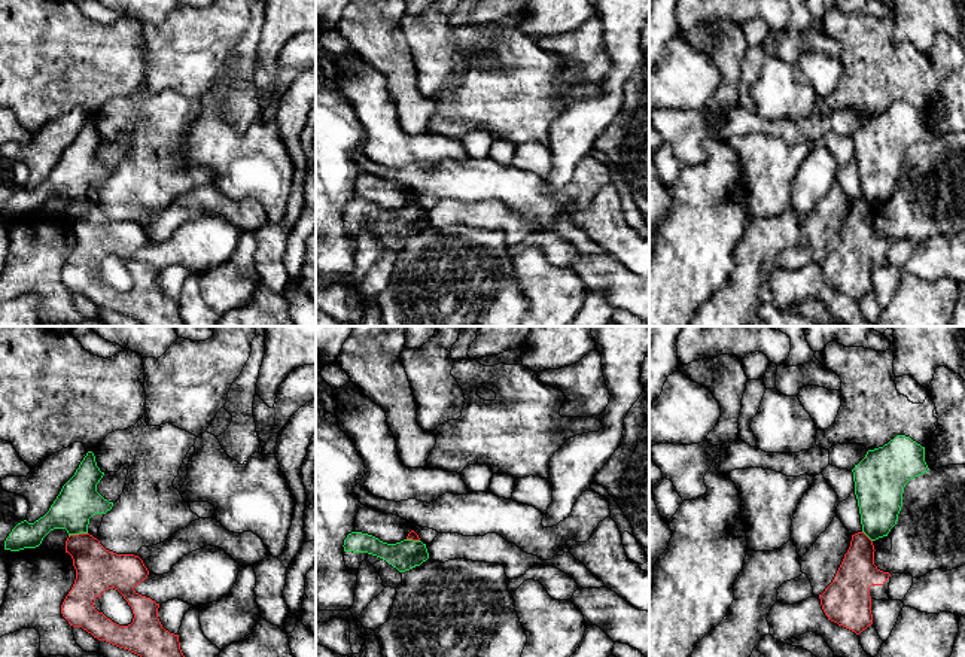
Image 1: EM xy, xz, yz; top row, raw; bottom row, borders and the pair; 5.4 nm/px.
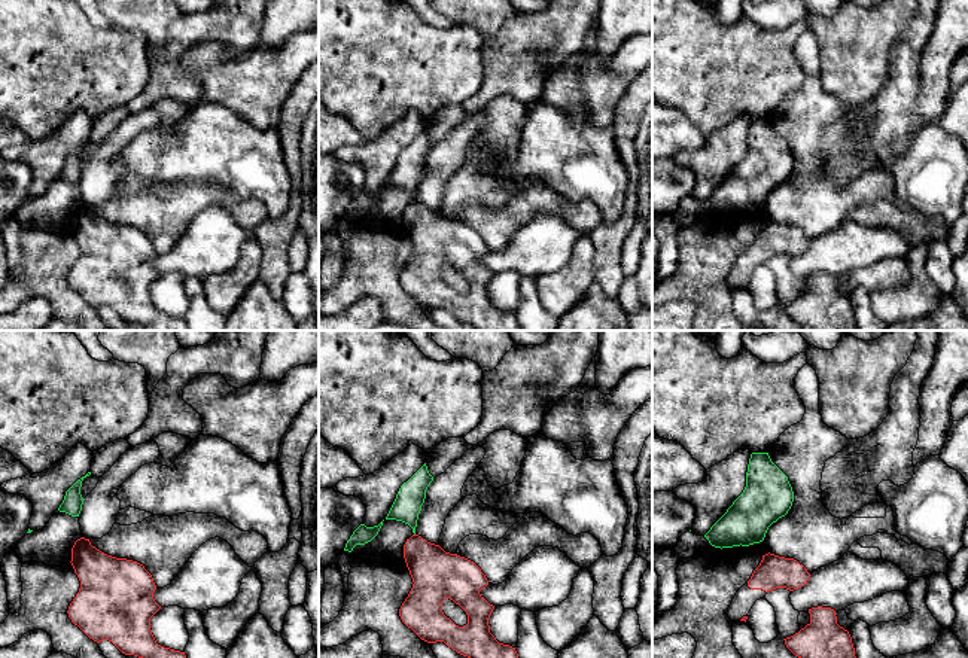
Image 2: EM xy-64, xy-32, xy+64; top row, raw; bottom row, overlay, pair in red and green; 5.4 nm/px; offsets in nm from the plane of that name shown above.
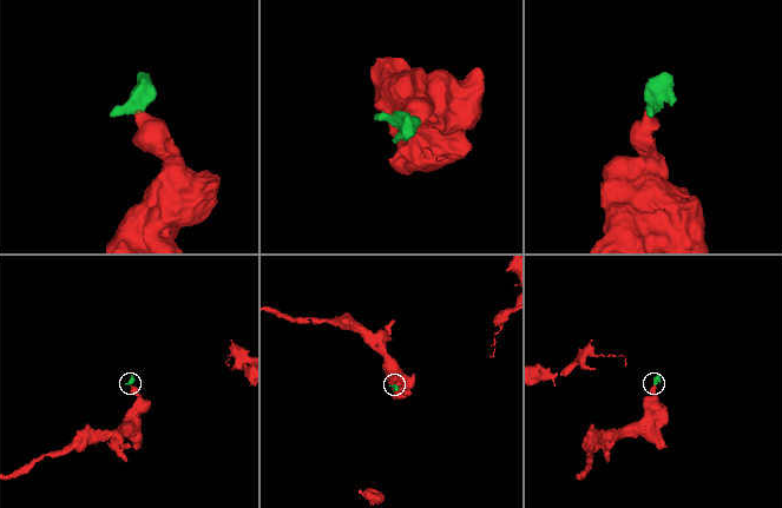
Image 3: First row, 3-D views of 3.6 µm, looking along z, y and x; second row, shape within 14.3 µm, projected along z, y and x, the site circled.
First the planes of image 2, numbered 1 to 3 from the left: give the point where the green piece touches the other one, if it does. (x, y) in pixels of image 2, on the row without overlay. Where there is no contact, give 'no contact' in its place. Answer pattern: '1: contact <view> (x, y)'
1: no contact
2: no contact
3: no contact

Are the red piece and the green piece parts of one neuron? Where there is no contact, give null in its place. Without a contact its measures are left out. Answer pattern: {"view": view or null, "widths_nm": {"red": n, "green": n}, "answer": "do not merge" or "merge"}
{"view": "xy", "widths_nm": {"red": 240, "green": 220}, "answer": "do not merge"}

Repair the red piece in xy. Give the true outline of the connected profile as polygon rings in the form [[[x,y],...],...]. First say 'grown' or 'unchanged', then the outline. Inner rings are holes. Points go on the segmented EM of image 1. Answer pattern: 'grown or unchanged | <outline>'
unchanged | [[[89,533],[70,535],[66,553],[76,569],[74,584],[61,605],[70,626],[140,657],[185,657],[179,635],[165,630],[158,618],[159,603],[134,590],[149,575],[138,556],[109,551]],[[109,588],[118,590],[131,606],[131,624],[119,626],[95,609],[92,600]]]

